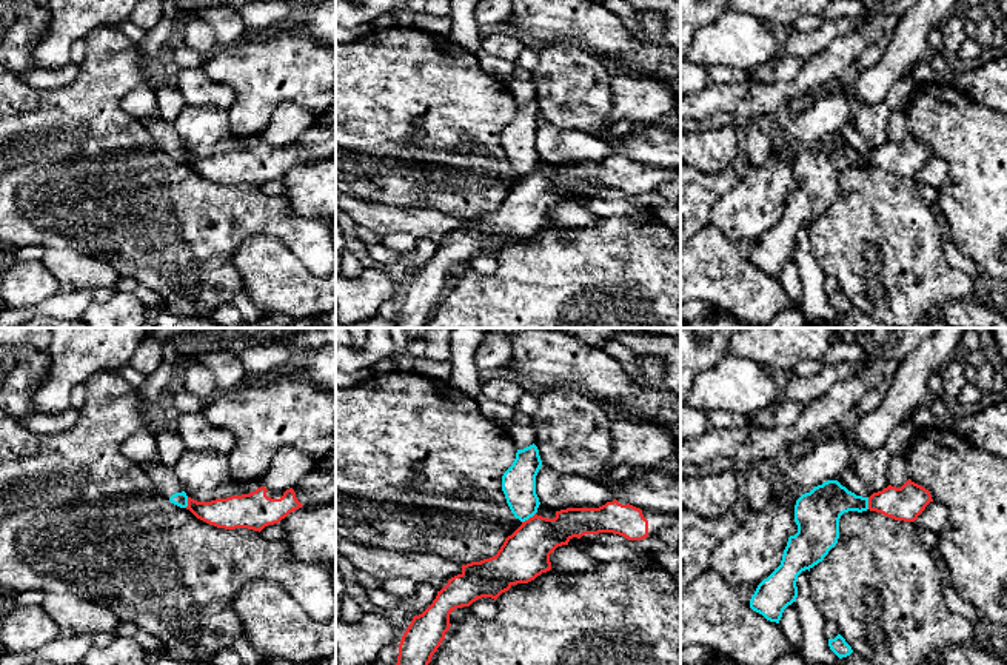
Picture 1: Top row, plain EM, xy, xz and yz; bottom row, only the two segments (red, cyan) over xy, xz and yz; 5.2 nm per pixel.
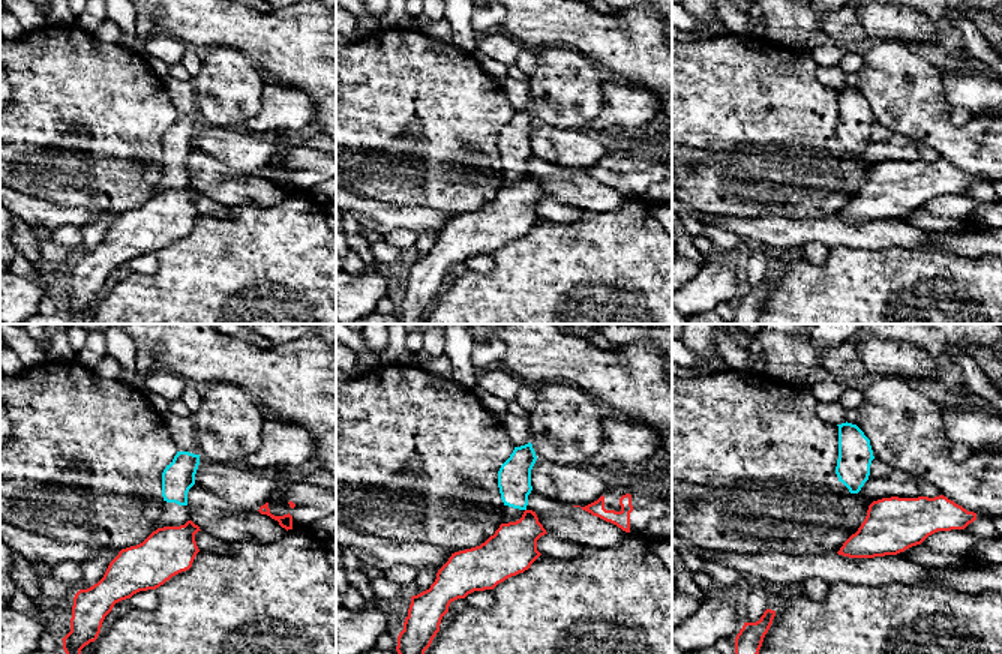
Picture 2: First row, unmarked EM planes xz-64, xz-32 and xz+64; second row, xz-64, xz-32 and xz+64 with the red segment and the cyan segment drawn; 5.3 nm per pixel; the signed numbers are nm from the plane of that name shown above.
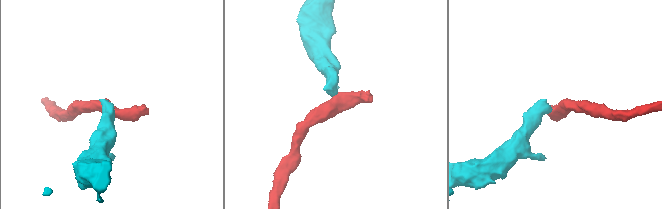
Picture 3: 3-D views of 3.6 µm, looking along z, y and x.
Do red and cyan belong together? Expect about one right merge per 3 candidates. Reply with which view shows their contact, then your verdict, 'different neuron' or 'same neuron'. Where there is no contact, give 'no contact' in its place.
meets red in xz; different neuron

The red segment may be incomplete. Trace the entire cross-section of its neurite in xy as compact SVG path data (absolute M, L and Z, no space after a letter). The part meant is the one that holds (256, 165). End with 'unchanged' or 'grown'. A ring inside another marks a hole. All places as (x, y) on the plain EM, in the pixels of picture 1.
M314 123L299 140L286 146L260 142L249 149L211 157L188 152L186 165L217 183L248 183L260 188L302 162L316 163L328 157L336 157L336 126Z; grown

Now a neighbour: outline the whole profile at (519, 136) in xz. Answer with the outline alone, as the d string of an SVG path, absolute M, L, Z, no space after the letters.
M533 99L517 105L513 120L502 131L502 146L507 159L520 177L537 168L536 131L542 122L537 102Z

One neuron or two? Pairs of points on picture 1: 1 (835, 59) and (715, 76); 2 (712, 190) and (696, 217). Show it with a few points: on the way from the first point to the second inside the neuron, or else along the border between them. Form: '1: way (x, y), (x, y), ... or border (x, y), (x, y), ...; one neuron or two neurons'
1: border (749, 79), (739, 83), (712, 83); two neurons
2: way (705, 196), (696, 205), (696, 211); one neuron

